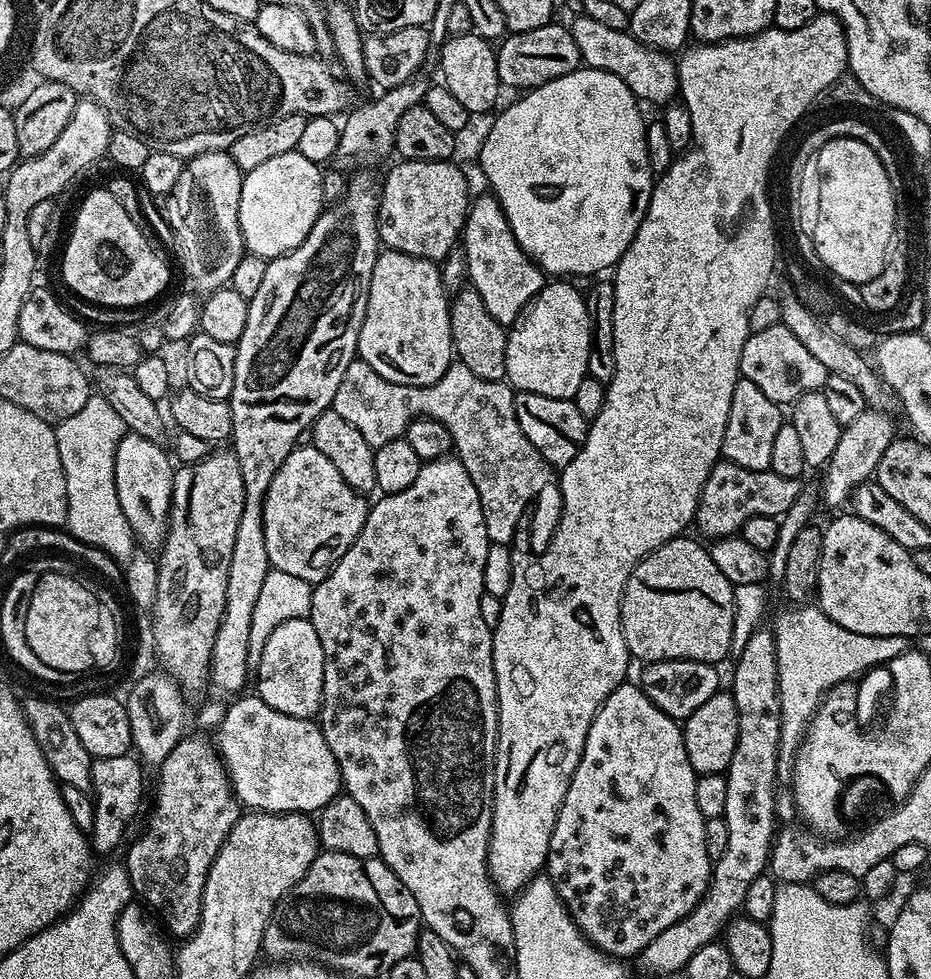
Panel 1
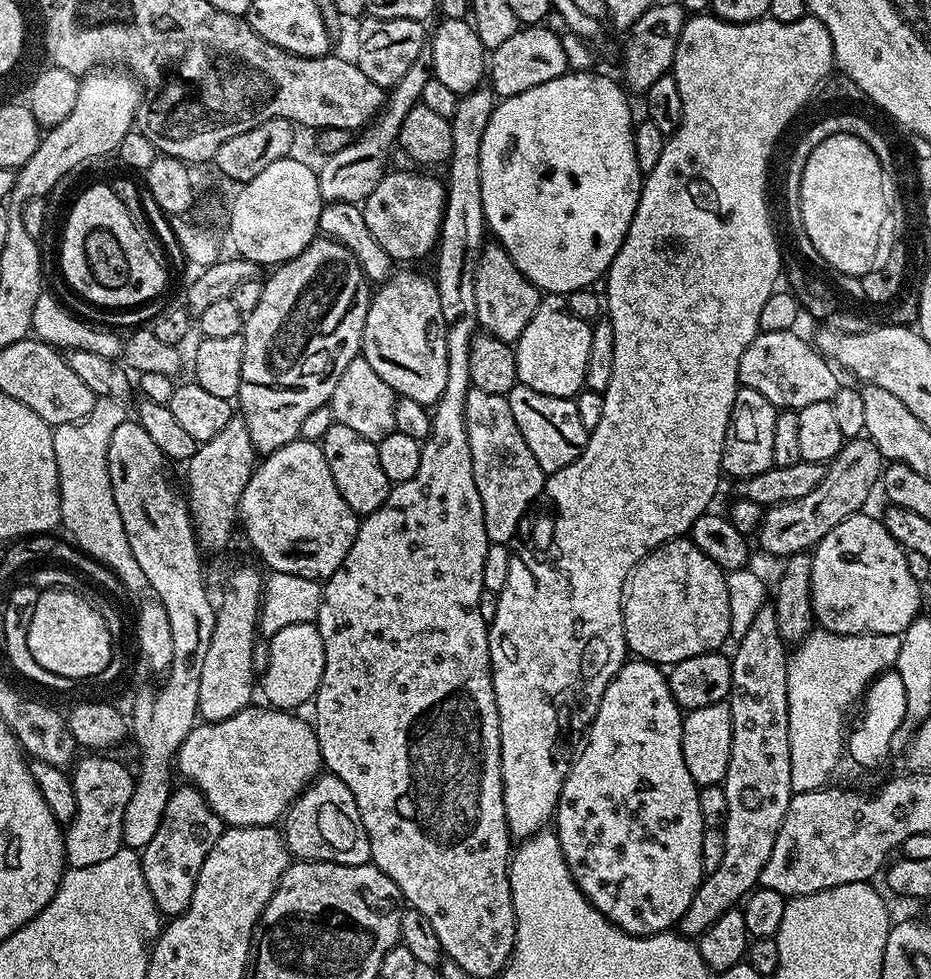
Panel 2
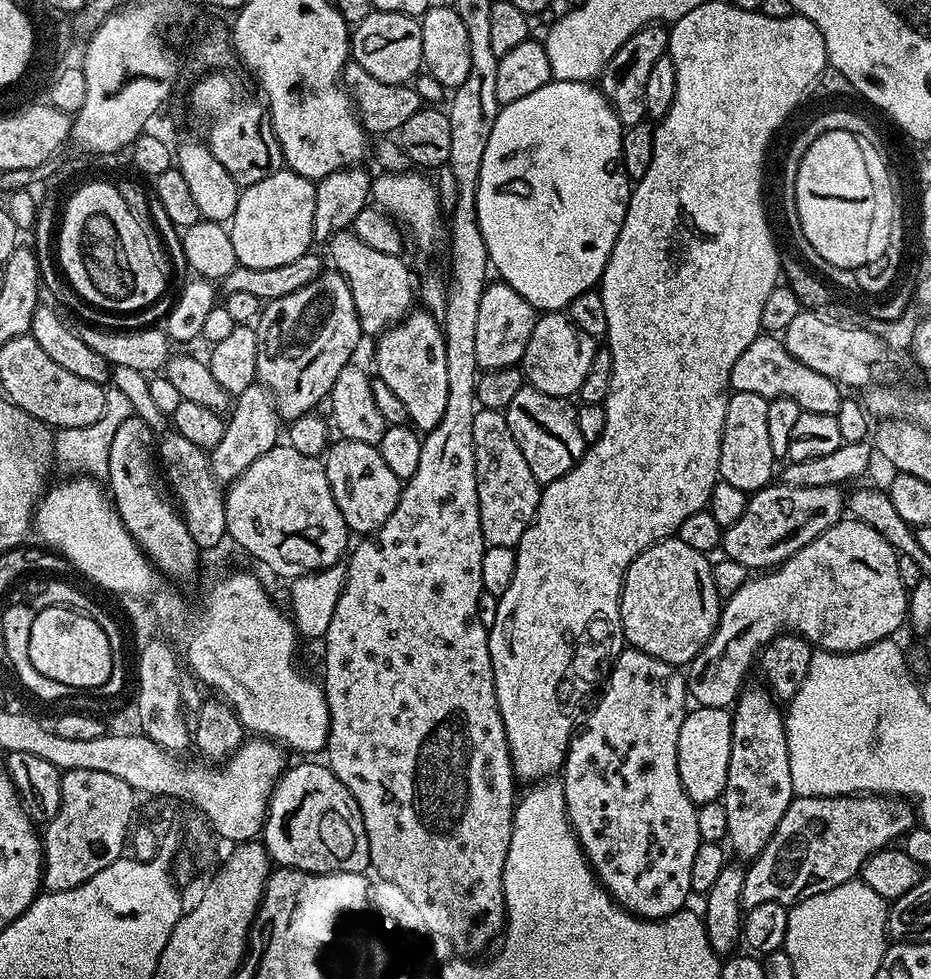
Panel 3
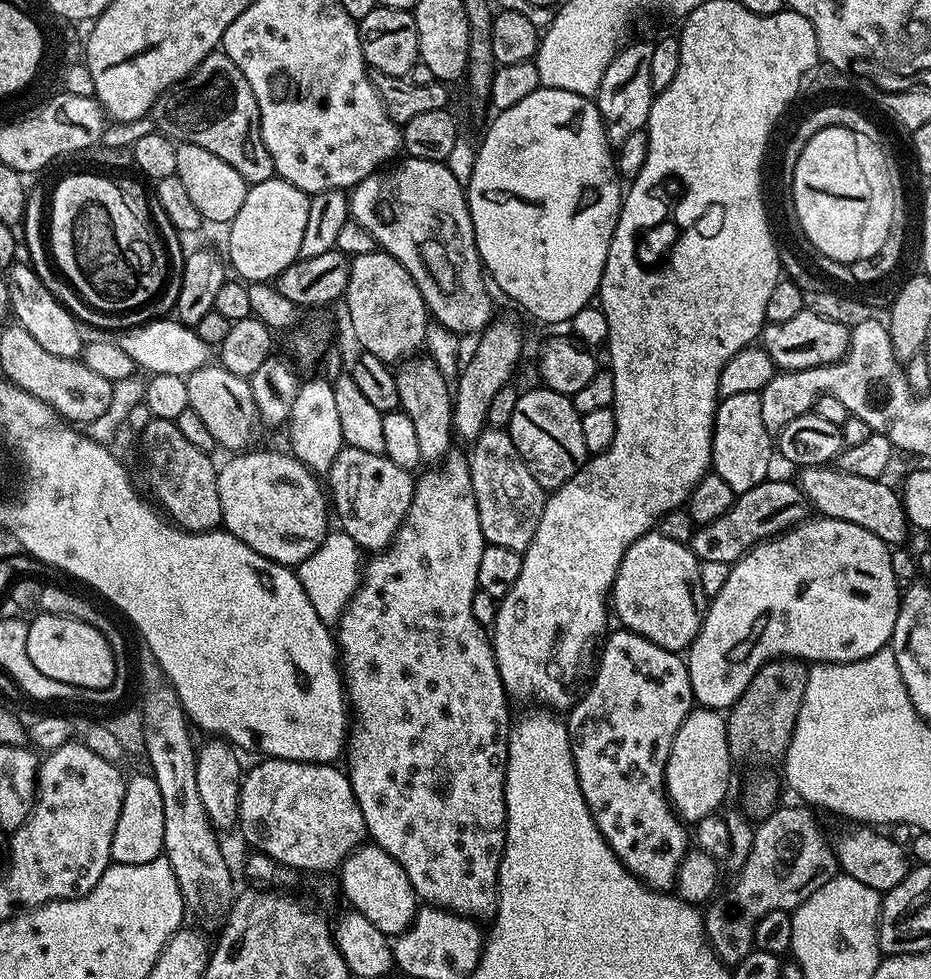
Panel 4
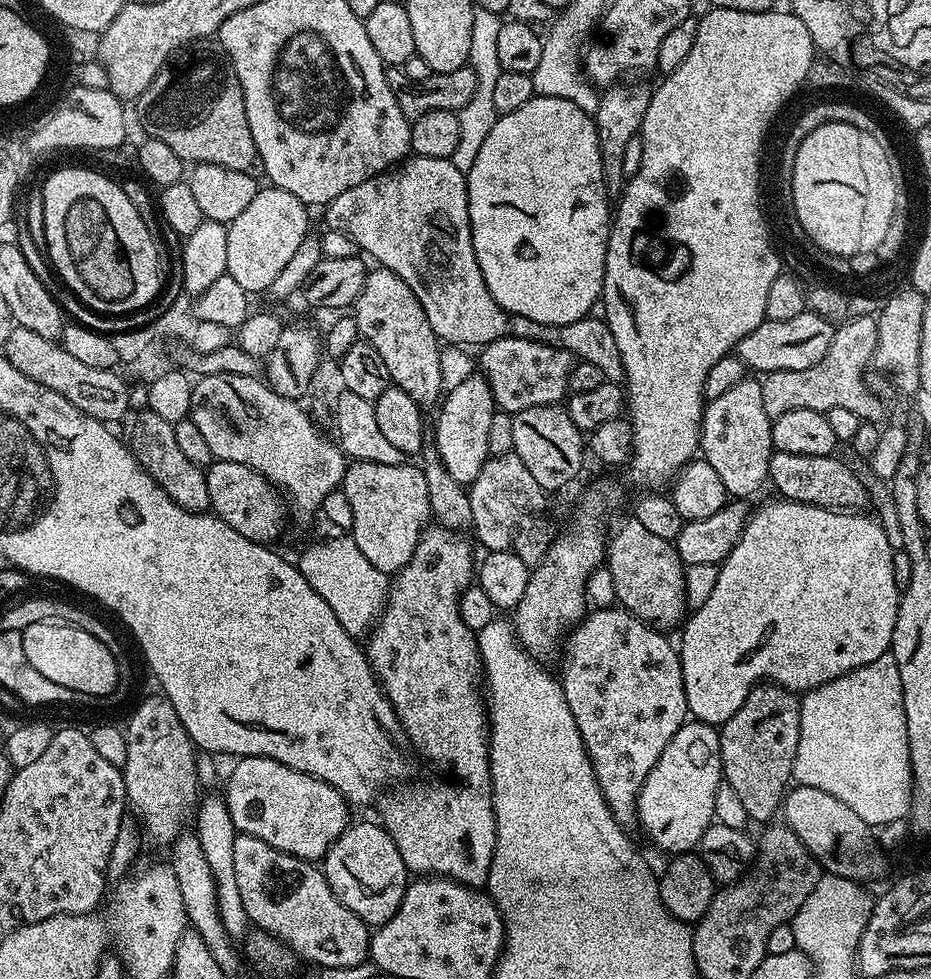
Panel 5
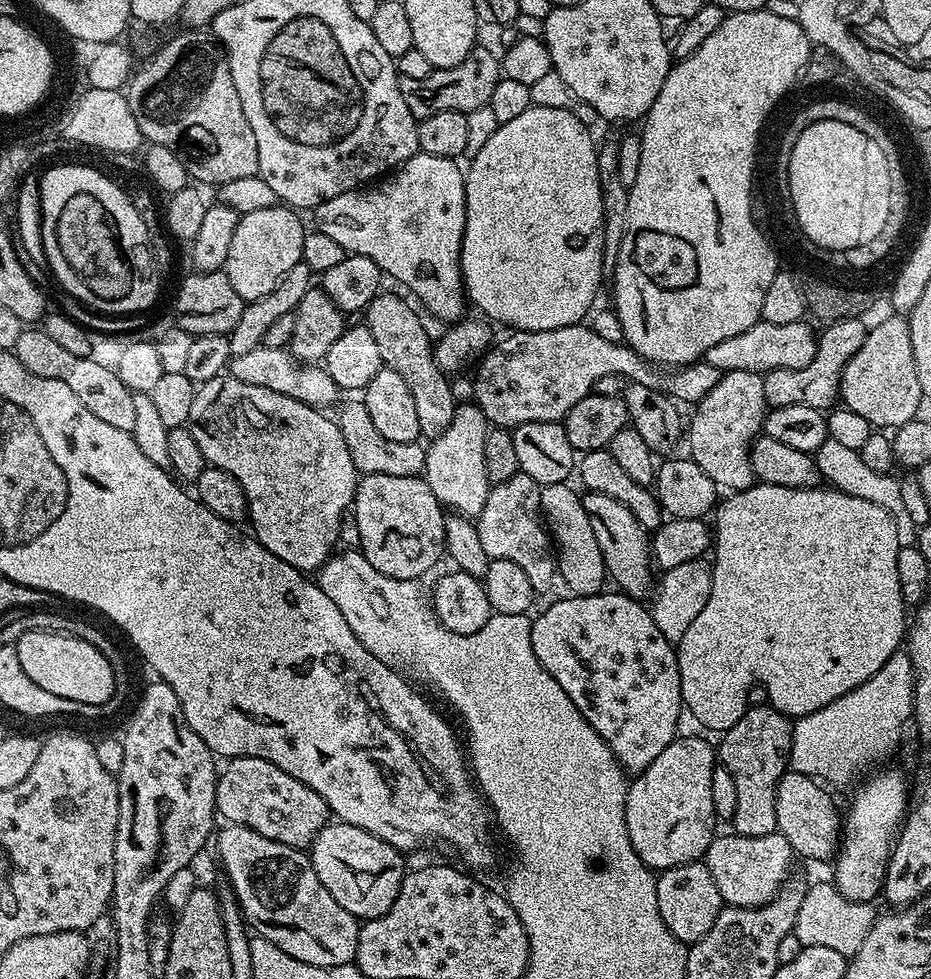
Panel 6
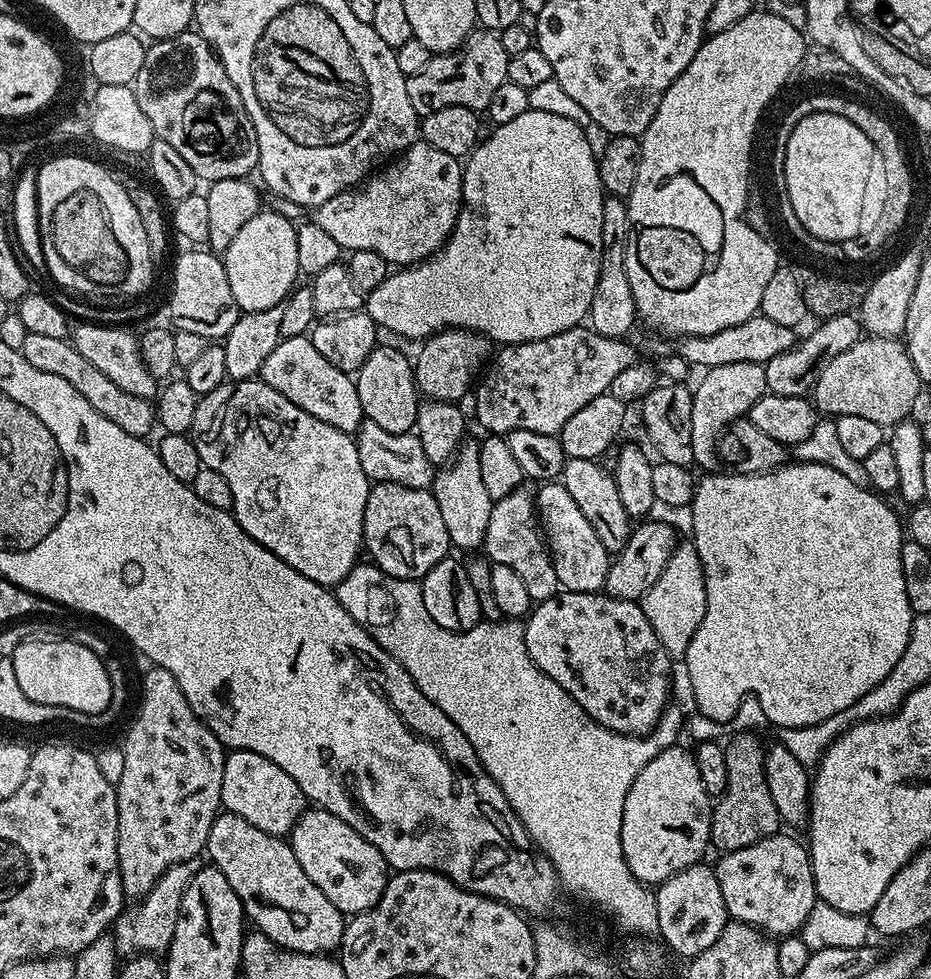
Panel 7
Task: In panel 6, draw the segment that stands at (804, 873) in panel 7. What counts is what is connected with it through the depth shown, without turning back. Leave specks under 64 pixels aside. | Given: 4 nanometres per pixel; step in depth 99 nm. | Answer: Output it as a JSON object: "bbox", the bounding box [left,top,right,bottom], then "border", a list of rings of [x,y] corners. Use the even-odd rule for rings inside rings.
{"bbox":[702,832,794,908],"border":[[[780,832],[765,836],[713,835],[702,863],[708,867],[725,905],[734,908],[761,908],[769,904],[789,879],[794,861],[790,842]]]}

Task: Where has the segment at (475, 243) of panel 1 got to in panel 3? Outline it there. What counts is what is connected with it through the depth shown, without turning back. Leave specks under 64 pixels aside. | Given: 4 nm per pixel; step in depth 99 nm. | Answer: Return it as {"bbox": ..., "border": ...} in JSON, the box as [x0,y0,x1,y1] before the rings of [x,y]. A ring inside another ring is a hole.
{"bbox":[474,282,537,370],"border":[[[503,282],[485,284],[482,302],[478,302],[478,322],[474,333],[477,369],[499,370],[519,365],[537,319],[537,309],[526,302],[526,298],[518,294],[518,290]]]}

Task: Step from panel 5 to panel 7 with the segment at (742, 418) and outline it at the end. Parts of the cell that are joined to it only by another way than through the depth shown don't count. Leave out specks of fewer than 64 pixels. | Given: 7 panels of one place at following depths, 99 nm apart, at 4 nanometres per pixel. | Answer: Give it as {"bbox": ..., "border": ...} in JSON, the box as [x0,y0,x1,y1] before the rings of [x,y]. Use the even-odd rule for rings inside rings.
{"bbox":[690,362,768,470],"border":[[[729,362],[727,366],[714,366],[703,373],[700,385],[691,393],[693,413],[690,434],[693,442],[693,458],[704,470],[717,467],[717,448],[720,438],[735,421],[747,417],[748,411],[758,402],[758,398],[768,395],[766,370],[764,365],[754,362]]]}

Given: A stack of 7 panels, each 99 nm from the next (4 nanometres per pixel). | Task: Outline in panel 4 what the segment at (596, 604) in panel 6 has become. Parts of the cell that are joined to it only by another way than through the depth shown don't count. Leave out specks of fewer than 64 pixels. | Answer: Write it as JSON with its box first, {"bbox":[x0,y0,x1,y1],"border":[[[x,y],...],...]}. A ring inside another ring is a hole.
{"bbox":[567,630,694,890],"border":[[[612,630],[607,633],[606,639],[598,652],[598,663],[594,669],[594,675],[591,677],[582,699],[567,713],[568,741],[572,744],[572,757],[578,774],[578,786],[582,786],[582,796],[586,798],[586,806],[590,810],[602,838],[606,838],[610,850],[614,850],[614,854],[622,862],[622,866],[626,866],[626,870],[630,870],[630,874],[634,874],[643,884],[657,890],[668,890],[675,885],[678,866],[690,847],[689,829],[688,832],[684,829],[687,828],[685,821],[679,819],[676,813],[672,811],[664,790],[666,762],[670,758],[670,746],[674,742],[674,734],[678,734],[678,726],[682,726],[682,722],[694,707],[690,674],[688,673],[685,657],[681,653],[662,650],[662,646],[654,646],[654,642],[650,642],[633,632],[619,631]]]}

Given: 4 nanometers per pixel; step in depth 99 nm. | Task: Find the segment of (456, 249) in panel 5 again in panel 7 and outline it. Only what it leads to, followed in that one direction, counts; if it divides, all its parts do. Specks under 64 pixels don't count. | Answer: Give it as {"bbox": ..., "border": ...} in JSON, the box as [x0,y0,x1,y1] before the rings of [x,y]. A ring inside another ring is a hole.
{"bbox":[314,142,463,266],"border":[[[417,142],[356,187],[347,188],[342,194],[334,194],[330,202],[322,202],[322,206],[314,210],[314,222],[322,226],[322,230],[326,230],[326,234],[330,234],[342,250],[349,253],[374,250],[374,254],[382,254],[389,265],[415,266],[421,260],[435,256],[452,235],[460,213],[463,190],[461,161],[443,150],[434,150],[434,146]]]}

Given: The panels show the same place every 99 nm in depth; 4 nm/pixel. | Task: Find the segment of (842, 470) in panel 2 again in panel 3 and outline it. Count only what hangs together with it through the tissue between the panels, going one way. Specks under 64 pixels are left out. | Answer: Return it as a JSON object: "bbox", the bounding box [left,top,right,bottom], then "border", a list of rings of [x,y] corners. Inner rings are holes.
{"bbox":[720,482,846,570],"border":[[[773,482],[760,488],[749,495],[746,510],[738,518],[738,522],[723,531],[720,543],[723,555],[749,570],[779,567],[794,553],[843,519],[846,498],[841,492],[843,491],[837,485],[792,487],[783,482]]]}

